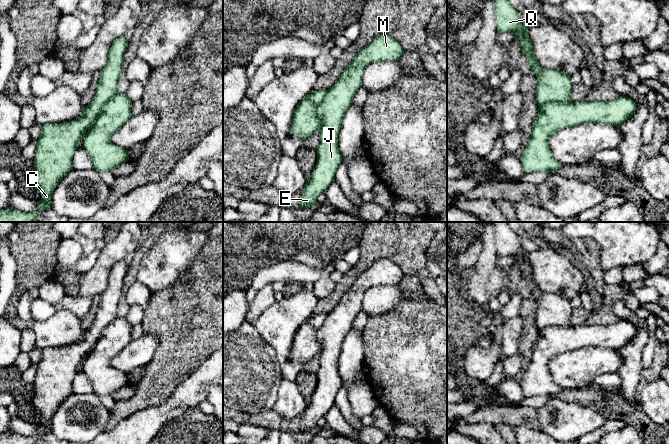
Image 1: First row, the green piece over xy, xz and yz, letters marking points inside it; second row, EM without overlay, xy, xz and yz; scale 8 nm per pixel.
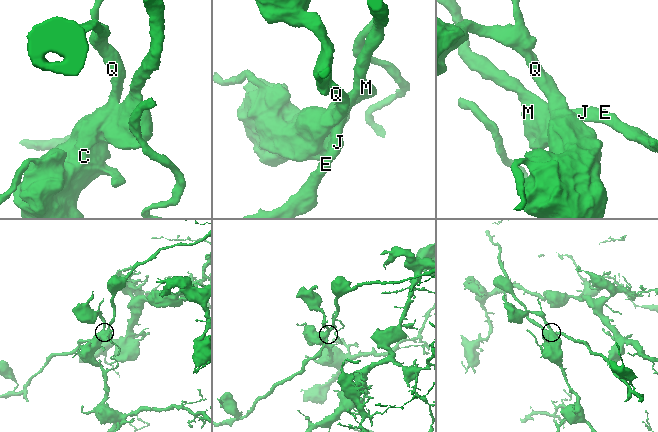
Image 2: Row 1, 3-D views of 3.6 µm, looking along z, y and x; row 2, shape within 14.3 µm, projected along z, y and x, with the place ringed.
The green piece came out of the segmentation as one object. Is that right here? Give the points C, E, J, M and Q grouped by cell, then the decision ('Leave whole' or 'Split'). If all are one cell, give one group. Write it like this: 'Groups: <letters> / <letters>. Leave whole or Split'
Groups: C Q / E J M. Split

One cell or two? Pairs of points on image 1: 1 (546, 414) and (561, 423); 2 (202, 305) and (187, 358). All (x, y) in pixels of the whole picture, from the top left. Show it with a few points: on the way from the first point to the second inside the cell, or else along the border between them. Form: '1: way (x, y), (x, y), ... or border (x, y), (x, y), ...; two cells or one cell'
1: way (548, 419), (549, 424), (553, 425), (556, 423); one cell
2: way (194, 318), (190, 322), (187, 345); one cell

